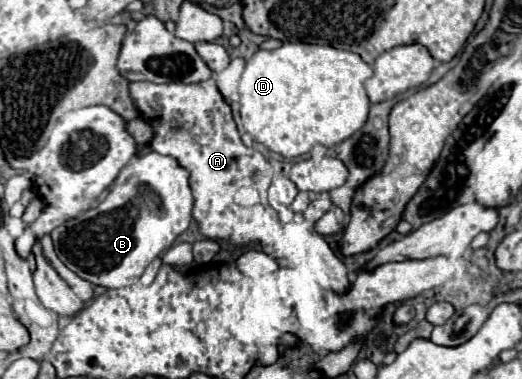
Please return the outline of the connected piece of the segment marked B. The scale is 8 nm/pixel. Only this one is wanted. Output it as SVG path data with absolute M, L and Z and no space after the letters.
M149 152L141 158L131 160L121 170L121 178L123 182L133 180L137 188L137 196L129 200L129 204L117 204L115 200L113 204L109 204L109 198L107 198L107 204L101 202L97 208L83 212L81 216L57 226L51 232L55 252L65 262L65 266L71 268L81 278L89 280L91 284L103 284L105 288L123 288L123 286L133 284L145 272L145 268L149 266L153 258L157 258L163 250L169 250L173 246L177 236L189 228L191 218L193 218L191 216L193 196L191 196L189 176L185 168L179 168L179 164L175 164L173 156Z

